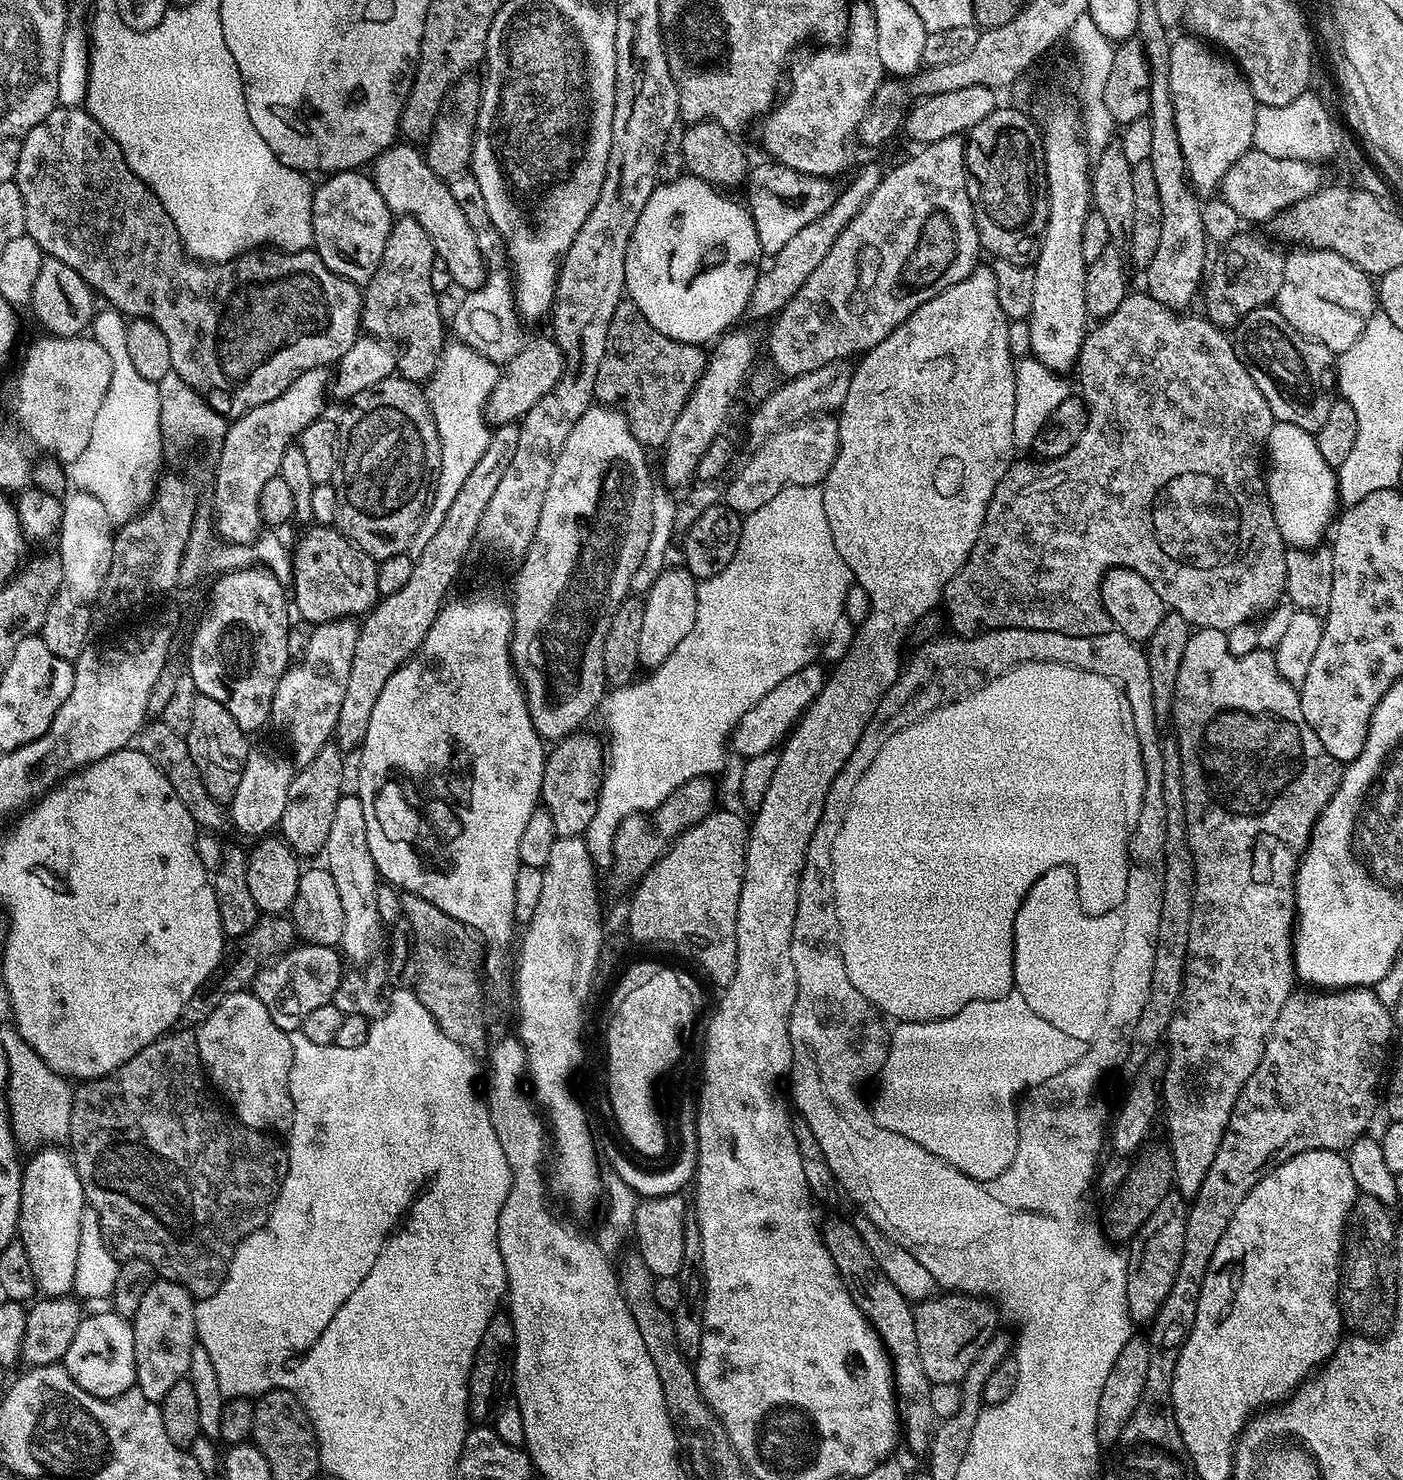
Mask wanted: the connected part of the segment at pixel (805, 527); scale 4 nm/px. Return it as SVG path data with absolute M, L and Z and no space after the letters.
M811 484L810 486L787 488L782 490L782 494L774 494L774 498L770 498L770 502L766 502L766 506L758 506L758 510L747 513L743 517L738 538L738 550L734 550L734 558L730 558L730 566L726 566L726 570L722 570L717 576L699 581L696 585L695 618L690 634L686 634L686 638L682 638L682 642L678 642L674 654L670 654L670 658L666 658L666 662L662 662L662 666L651 669L645 675L648 676L645 680L640 678L624 688L609 691L600 701L598 717L600 716L605 730L608 731L606 767L600 782L598 810L594 810L594 818L586 833L589 852L597 869L611 869L612 843L617 830L620 829L620 825L624 821L633 819L634 814L655 813L656 809L661 808L682 785L689 784L691 780L715 777L715 772L723 770L724 748L726 752L730 744L729 733L742 718L742 714L746 714L746 710L750 710L750 706L754 706L762 698L766 698L766 694L770 694L770 690L774 690L774 686L778 686L778 682L782 682L782 678L790 678L790 674L802 670L819 657L816 655L823 650L824 643L831 638L832 631L836 628L836 623L842 620L845 615L844 602L847 592L853 584L850 566L846 566L846 562L842 562L842 554L838 554L838 546L834 546L834 538L830 534L830 522L826 522L826 506L822 506L822 487Z

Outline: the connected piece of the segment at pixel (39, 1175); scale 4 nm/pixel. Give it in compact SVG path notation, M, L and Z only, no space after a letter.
M50 1146L31 1153L32 1161L25 1163L20 1178L20 1223L18 1243L26 1246L30 1270L34 1270L37 1289L45 1297L67 1296L72 1292L74 1270L78 1266L78 1225L86 1207L82 1182L72 1164L71 1155L59 1147Z

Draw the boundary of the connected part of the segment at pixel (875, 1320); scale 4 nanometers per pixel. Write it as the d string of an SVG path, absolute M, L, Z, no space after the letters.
M851 1219L828 1220L825 1224L823 1221L822 1235L826 1250L830 1250L830 1258L834 1258L834 1266L838 1266L842 1282L852 1295L854 1306L858 1306L858 1310L862 1310L862 1314L870 1321L892 1362L896 1411L900 1413L903 1439L908 1439L910 1451L927 1453L930 1433L934 1428L930 1406L933 1383L926 1378L926 1370L922 1370L922 1358L918 1358L918 1336L914 1330L916 1314L913 1305L905 1296L898 1294L898 1290L894 1290L894 1282L890 1282L890 1278L886 1278L882 1270L878 1270L878 1262L874 1262L870 1250L866 1250L866 1242L862 1242Z

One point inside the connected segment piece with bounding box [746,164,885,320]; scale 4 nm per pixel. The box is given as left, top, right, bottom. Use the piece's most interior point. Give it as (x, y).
(773, 289)

